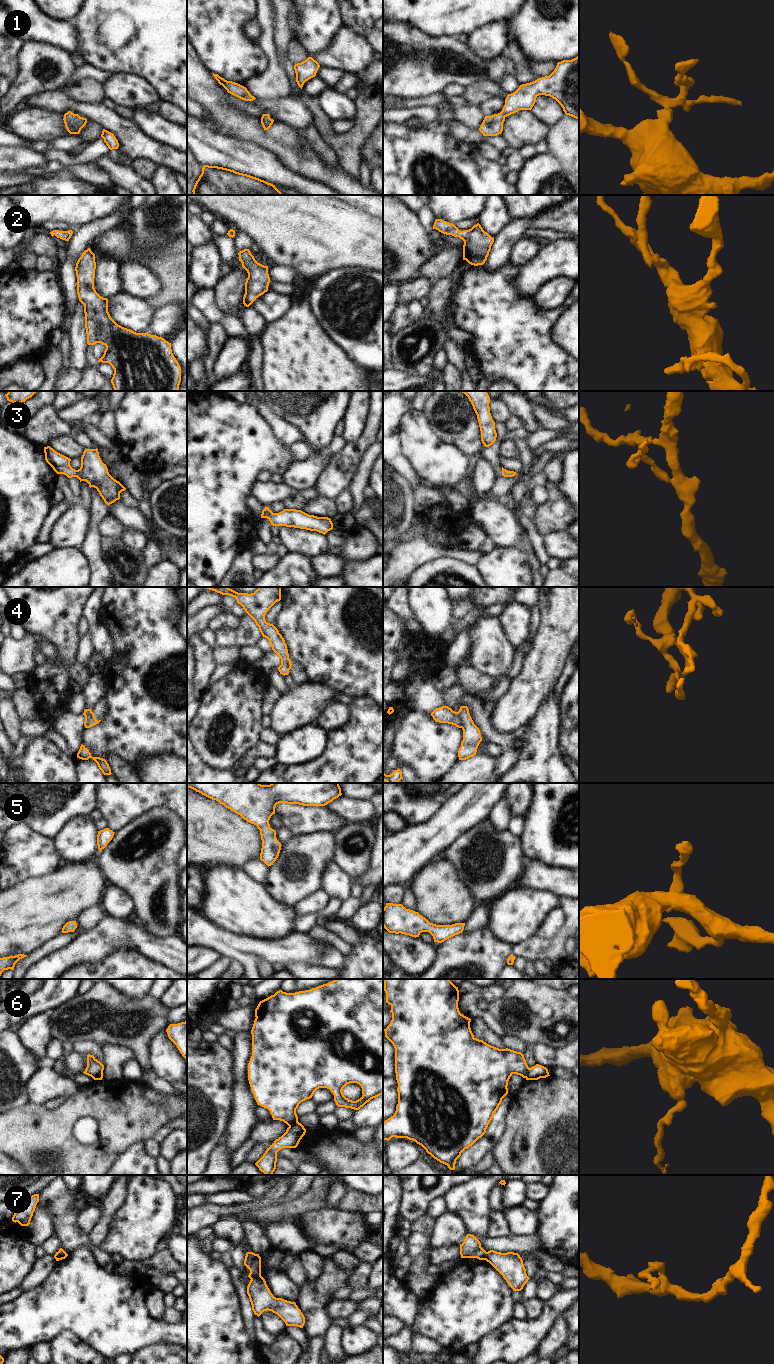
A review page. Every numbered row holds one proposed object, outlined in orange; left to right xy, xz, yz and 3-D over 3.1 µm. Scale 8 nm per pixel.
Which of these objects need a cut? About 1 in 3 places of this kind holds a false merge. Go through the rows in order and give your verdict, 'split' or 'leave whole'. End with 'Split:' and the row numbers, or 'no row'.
1: leave whole
2: leave whole
3: leave whole
4: split
5: leave whole
6: split
7: split
Split: 4, 6, 7

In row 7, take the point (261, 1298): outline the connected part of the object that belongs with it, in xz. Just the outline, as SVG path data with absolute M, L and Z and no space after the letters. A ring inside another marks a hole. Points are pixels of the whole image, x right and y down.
M262 1276L250 1280L247 1286L247 1294L252 1310L258 1317L268 1310L277 1314L286 1326L303 1328L305 1317L296 1303L274 1297Z

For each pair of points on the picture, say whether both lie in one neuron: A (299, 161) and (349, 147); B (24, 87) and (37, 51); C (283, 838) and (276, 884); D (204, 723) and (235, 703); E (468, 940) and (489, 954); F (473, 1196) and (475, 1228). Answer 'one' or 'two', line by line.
A: two
B: one
C: two
D: one
E: one
F: one

